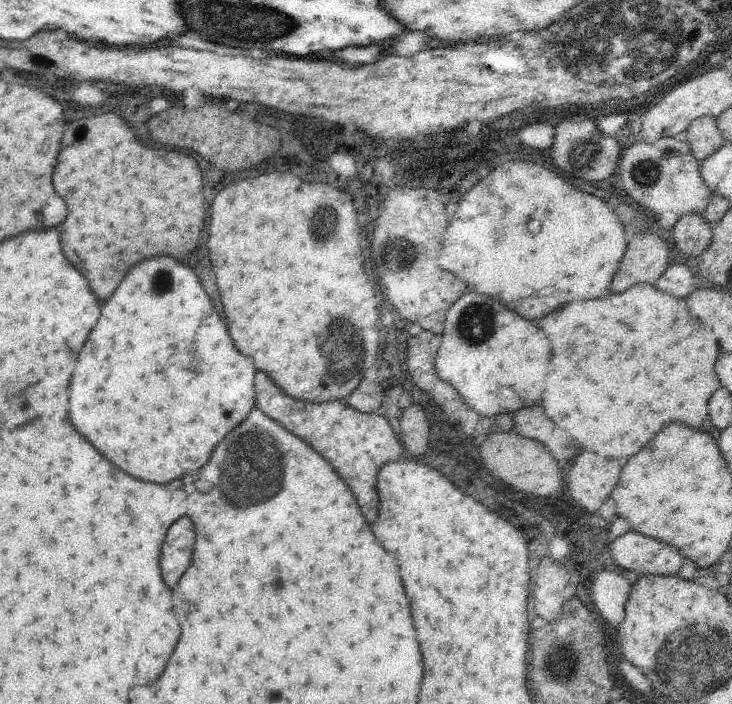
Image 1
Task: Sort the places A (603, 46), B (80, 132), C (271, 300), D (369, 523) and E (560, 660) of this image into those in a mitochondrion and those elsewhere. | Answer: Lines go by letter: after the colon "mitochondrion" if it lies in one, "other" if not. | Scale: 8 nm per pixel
A: mitochondrion
B: mitochondrion
C: other
D: other
E: mitochondrion

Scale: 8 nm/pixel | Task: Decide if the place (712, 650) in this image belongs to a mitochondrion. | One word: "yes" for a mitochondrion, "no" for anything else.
yes

